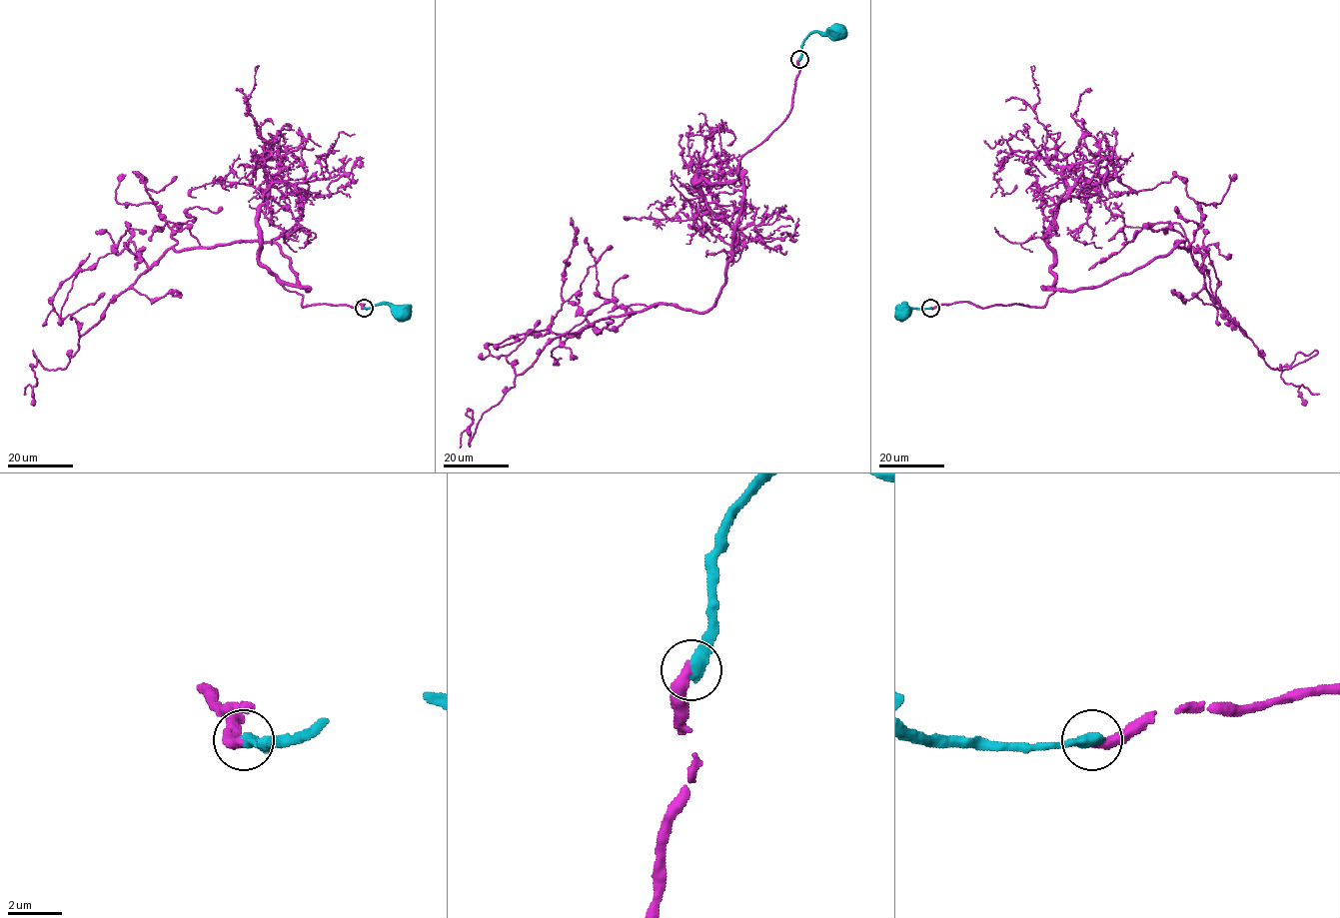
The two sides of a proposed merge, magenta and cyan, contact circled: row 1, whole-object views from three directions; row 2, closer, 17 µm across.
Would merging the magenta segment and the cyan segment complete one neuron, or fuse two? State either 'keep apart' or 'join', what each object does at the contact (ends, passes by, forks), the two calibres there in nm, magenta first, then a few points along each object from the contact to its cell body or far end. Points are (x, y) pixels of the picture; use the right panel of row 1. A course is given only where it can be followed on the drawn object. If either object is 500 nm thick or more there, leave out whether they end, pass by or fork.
join; 420 nm thick on the magenta side, 500 nm on the other; magenta runs (930, 309), (1042, 307), (1054, 284), (1106, 284), (1183, 241), (1270, 368), (1316, 351), (1280, 378), (1319, 394); cyan runs (930, 308), (912, 309), (903, 304), (897, 312), (901, 314)

